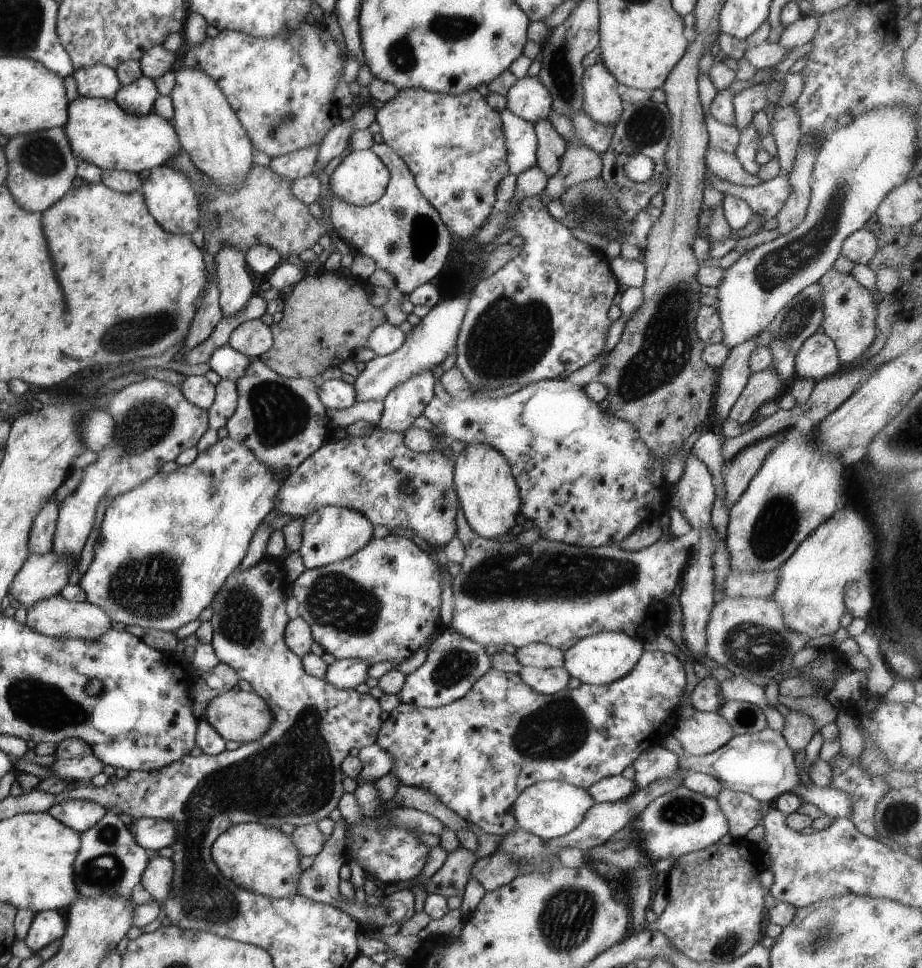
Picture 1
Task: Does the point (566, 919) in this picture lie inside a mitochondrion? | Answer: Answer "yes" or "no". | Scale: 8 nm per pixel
yes

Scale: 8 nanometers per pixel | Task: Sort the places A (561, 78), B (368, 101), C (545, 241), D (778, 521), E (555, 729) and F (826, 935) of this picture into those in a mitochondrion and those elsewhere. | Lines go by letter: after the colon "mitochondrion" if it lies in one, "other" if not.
A: mitochondrion
B: other
C: other
D: mitochondrion
E: mitochondrion
F: mitochondrion

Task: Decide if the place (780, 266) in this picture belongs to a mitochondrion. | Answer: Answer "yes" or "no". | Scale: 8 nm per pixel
yes

